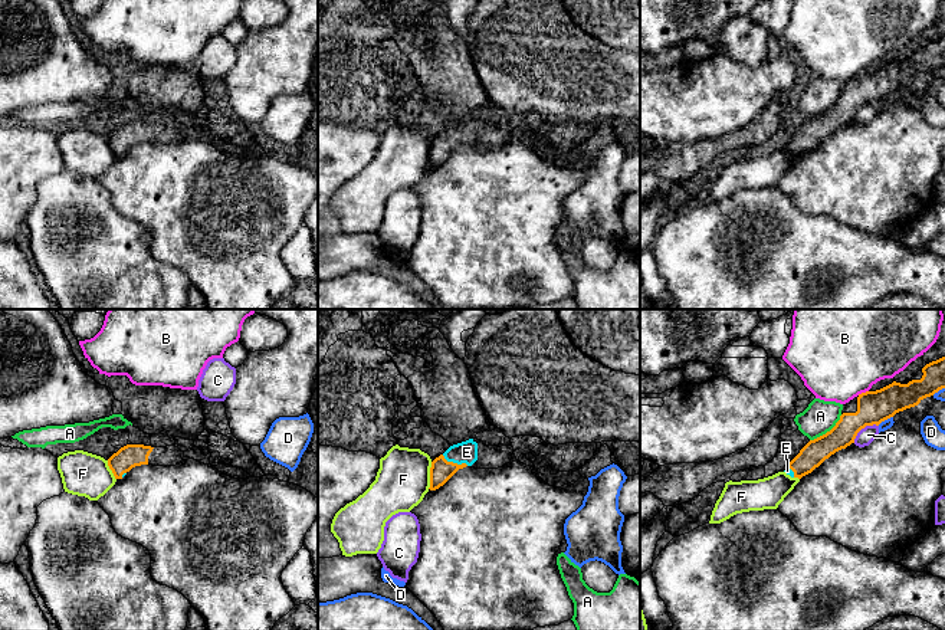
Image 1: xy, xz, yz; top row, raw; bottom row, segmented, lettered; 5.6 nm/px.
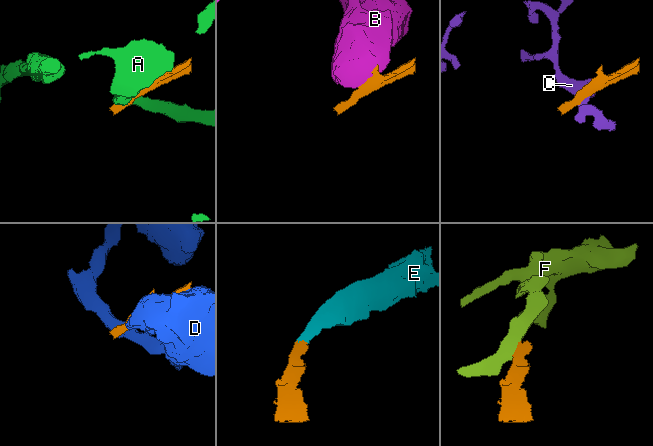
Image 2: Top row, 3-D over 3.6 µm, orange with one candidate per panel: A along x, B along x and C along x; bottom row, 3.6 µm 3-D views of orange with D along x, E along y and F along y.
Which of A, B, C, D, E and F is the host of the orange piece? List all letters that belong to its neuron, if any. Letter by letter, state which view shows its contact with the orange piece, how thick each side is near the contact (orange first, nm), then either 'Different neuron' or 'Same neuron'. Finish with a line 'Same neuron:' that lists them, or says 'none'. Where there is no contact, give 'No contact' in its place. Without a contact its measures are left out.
A: Touches orange in yz. Thickness 140 nm (orange) against 180 nm. Different neuron
B: Touches orange in yz. Thickness 190 nm (orange) against 500 nm. Different neuron
C: Touches orange in yz. Thickness 190 nm (orange) against 90 nm. Different neuron
D: Touches orange in yz. Thickness 190 nm (orange) against 50 nm. Different neuron
E: Touches orange in xz. Thickness 120 nm (orange) against 130 nm. Same neuron
F: Touches orange in xz. Thickness 120 nm (orange) against 300 nm. Different neuron
Same neuron: E

